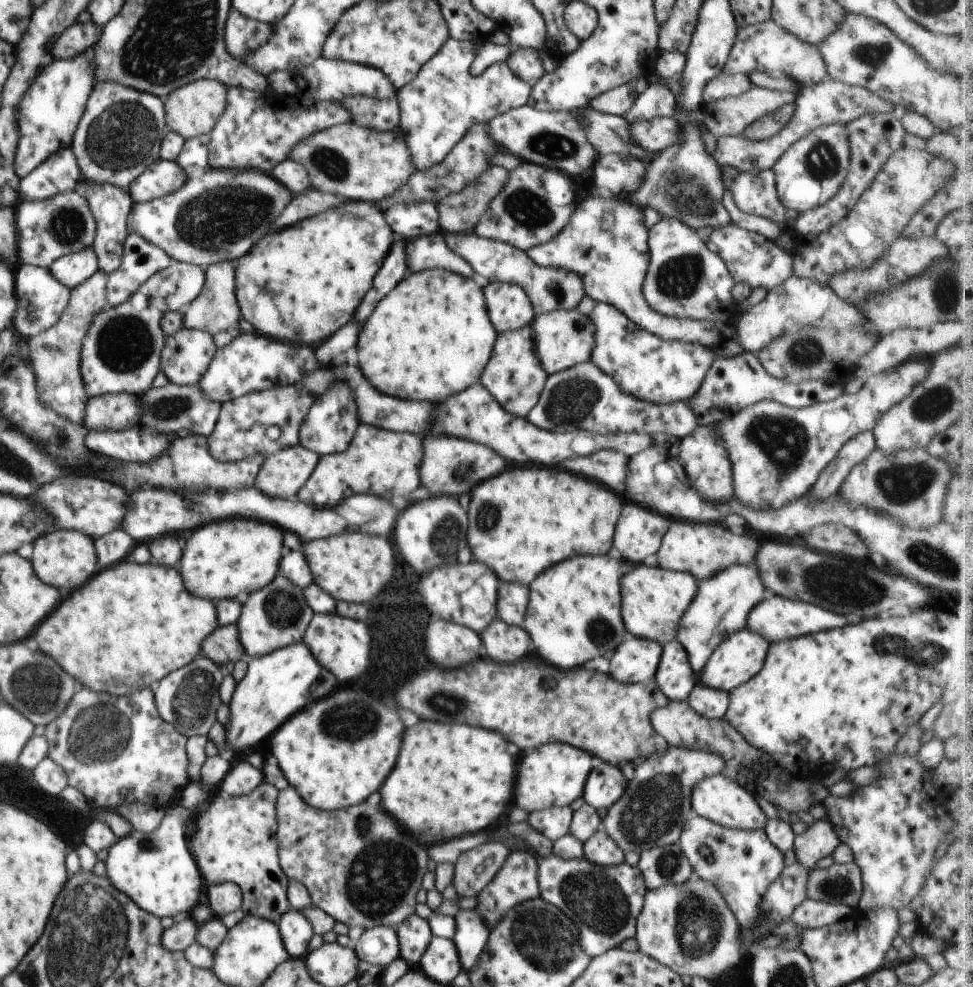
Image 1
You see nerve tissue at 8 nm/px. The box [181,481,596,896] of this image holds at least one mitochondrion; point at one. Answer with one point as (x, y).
(283, 610)

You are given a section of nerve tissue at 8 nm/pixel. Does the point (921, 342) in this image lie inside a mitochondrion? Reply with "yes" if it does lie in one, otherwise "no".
no

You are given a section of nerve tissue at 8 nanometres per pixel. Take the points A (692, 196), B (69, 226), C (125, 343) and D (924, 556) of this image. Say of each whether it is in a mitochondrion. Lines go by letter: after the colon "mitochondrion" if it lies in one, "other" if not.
A: mitochondrion
B: mitochondrion
C: mitochondrion
D: mitochondrion

